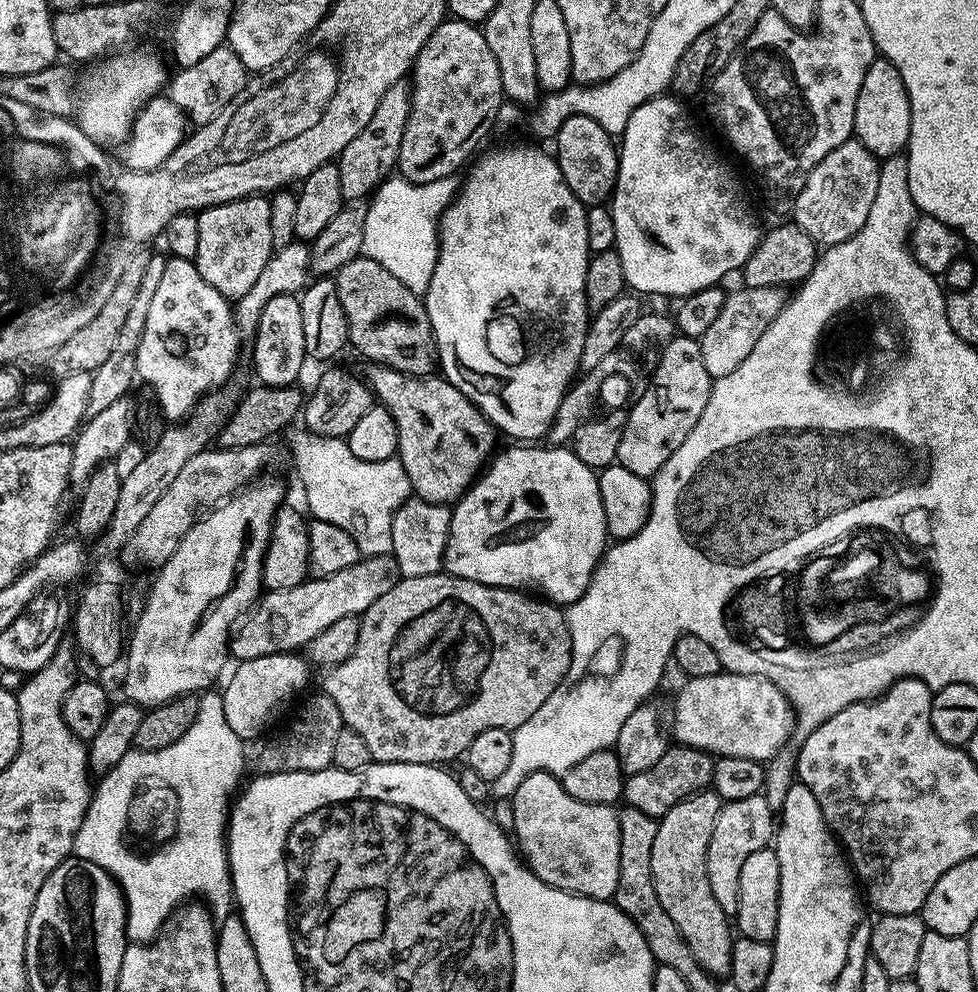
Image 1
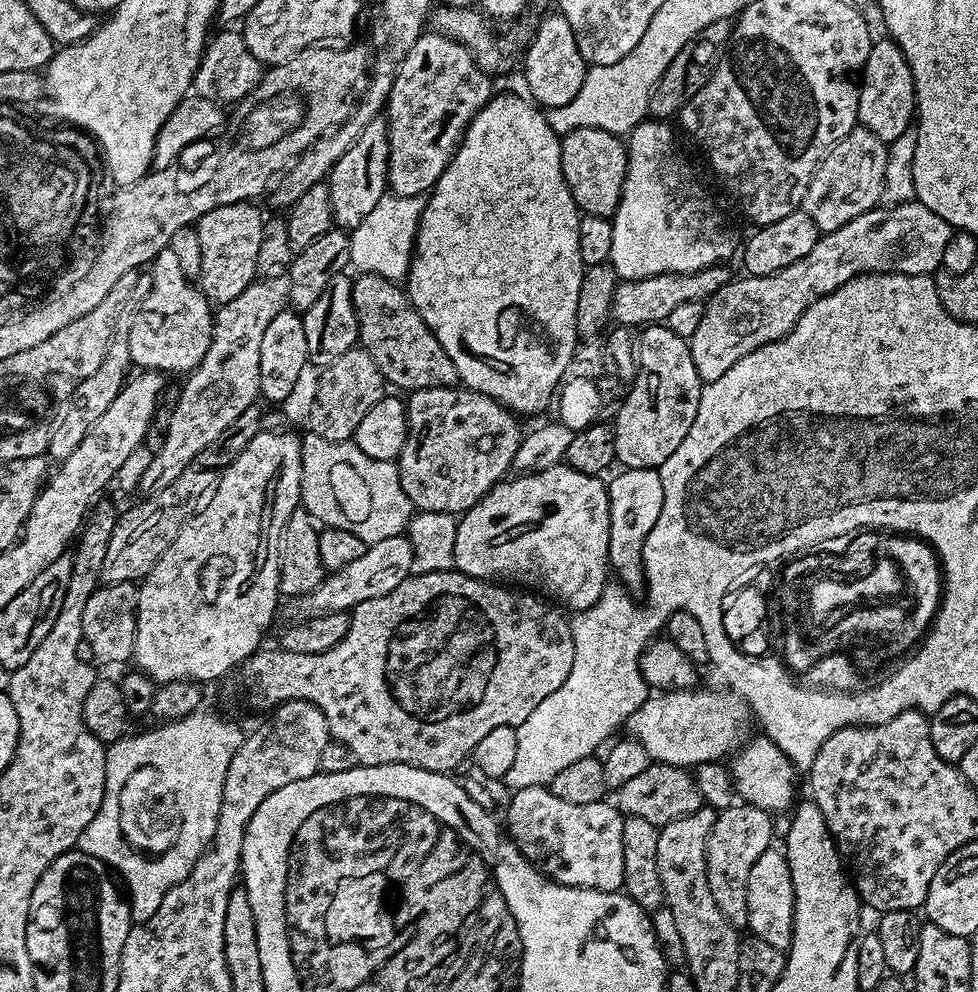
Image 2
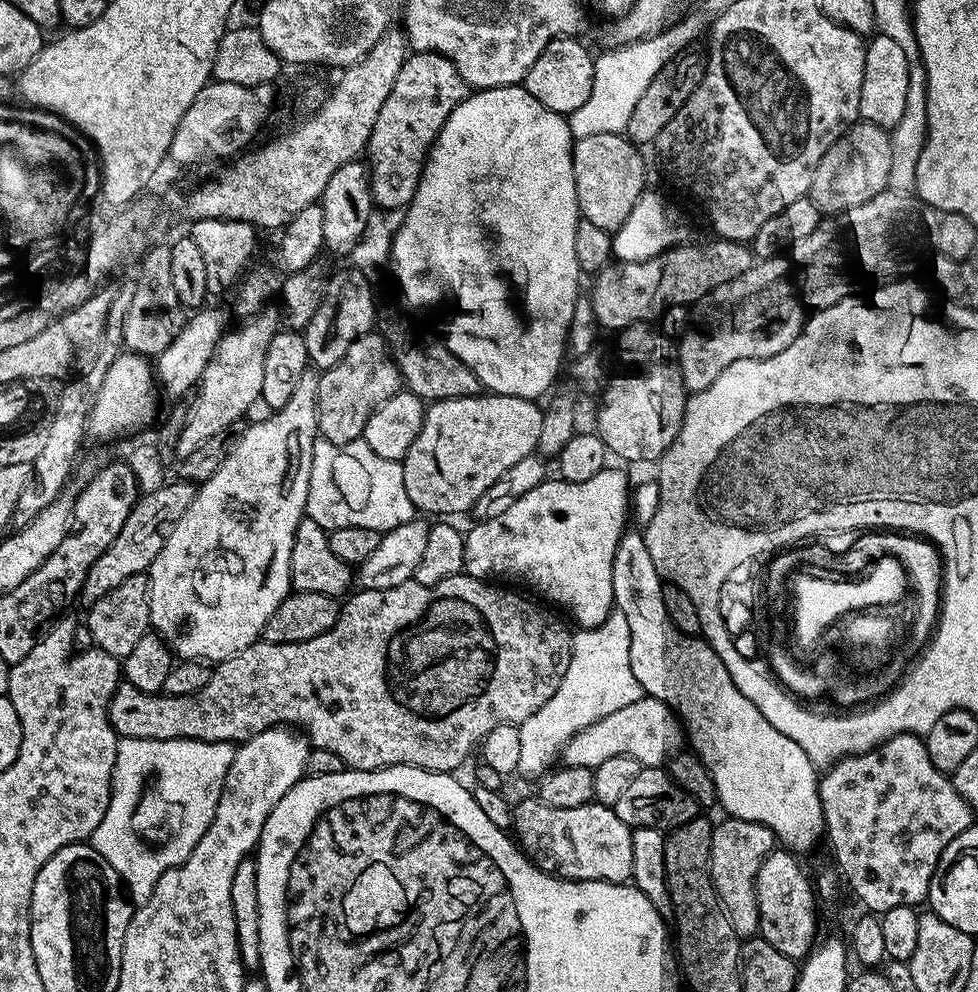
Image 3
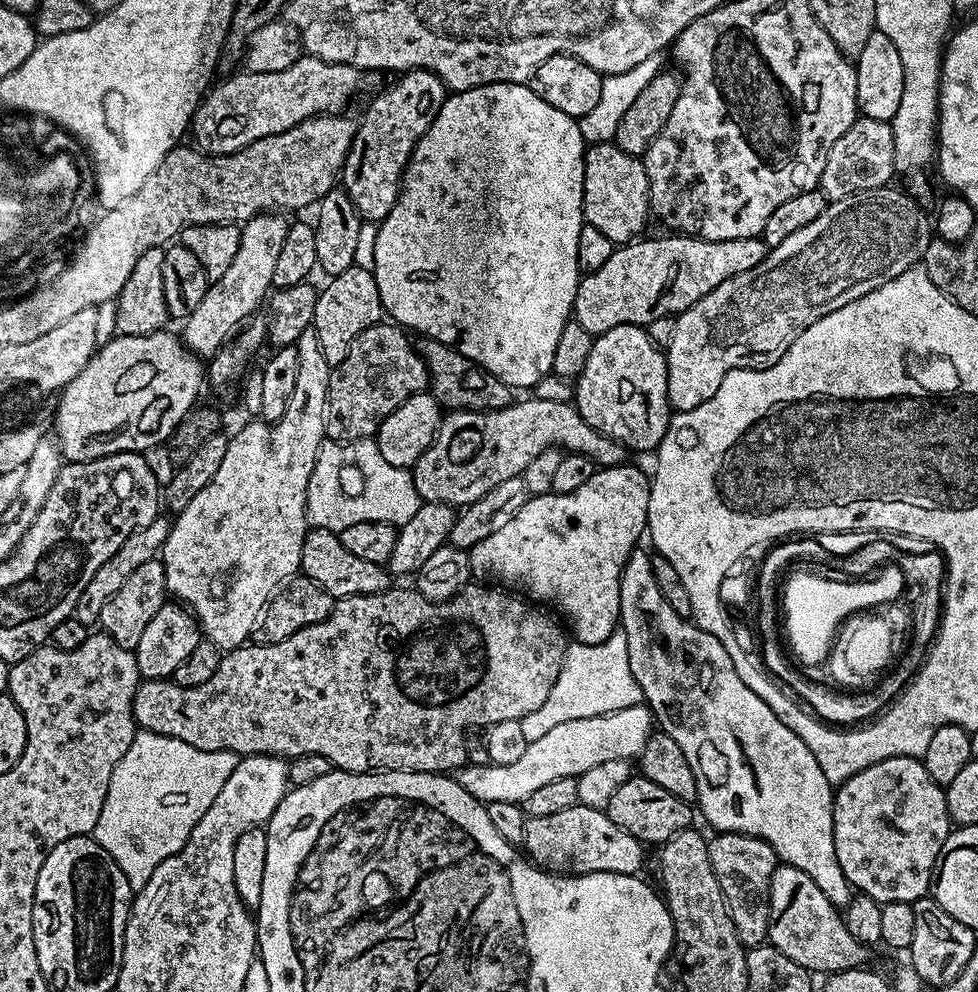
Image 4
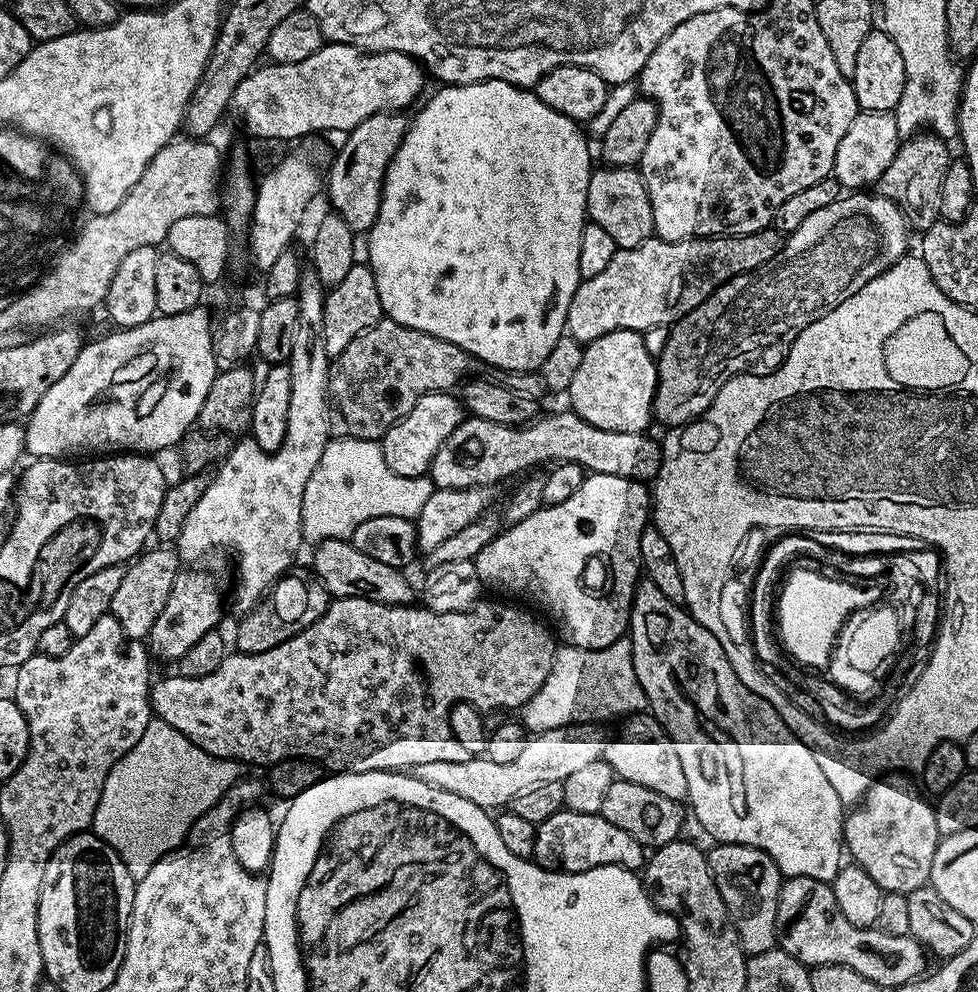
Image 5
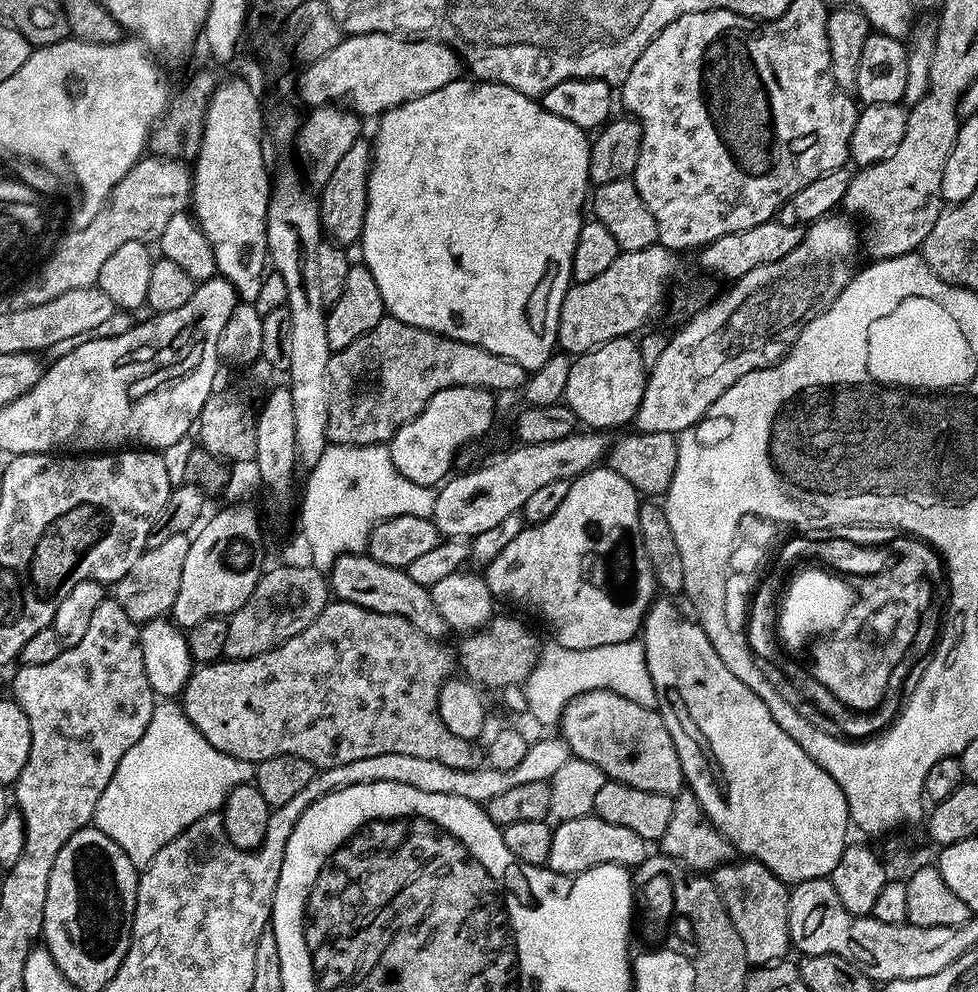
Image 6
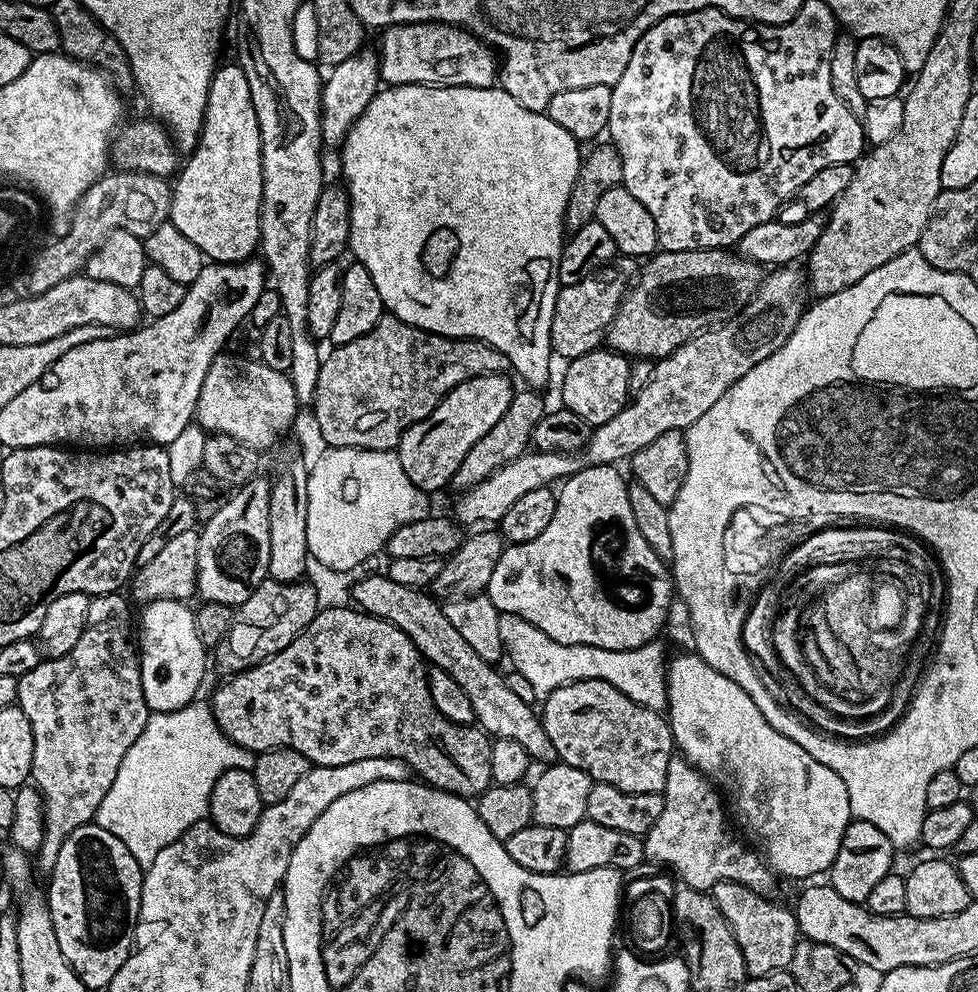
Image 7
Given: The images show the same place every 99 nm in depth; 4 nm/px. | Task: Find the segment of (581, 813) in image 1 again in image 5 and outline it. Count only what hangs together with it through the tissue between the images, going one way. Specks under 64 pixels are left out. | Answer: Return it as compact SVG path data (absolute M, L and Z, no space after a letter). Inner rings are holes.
M561 810L558 814L550 814L546 822L536 825L531 859L539 868L546 868L549 872L585 872L611 864L619 868L640 870L646 863L646 849L637 840L630 838L626 830L606 822L606 818L598 814Z

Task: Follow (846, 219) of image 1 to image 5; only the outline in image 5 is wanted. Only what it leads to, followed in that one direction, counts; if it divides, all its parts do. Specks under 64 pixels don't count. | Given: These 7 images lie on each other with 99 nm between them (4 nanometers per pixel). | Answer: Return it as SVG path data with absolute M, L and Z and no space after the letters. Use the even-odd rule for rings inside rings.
M857 111L854 122L850 122L850 130L846 130L846 134L842 134L842 142L838 142L838 154L834 154L832 176L841 189L871 189L879 185L882 174L886 174L886 166L894 162L901 143L895 112Z

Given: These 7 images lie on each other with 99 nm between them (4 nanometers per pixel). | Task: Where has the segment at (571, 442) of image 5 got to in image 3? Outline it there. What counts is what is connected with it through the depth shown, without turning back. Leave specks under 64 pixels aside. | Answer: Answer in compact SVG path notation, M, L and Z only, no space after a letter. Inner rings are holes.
M481 394L479 396L471 396L470 398L450 398L449 400L433 400L424 409L424 421L422 422L422 430L418 430L418 438L414 438L414 442L410 445L410 450L406 450L403 458L404 481L406 482L406 494L410 494L410 502L421 513L433 512L436 518L452 518L455 512L467 513L478 502L478 498L482 498L482 494L486 494L486 490L498 482L499 478L510 466L517 463L527 456L533 455L537 451L536 443L539 438L539 428L542 408L535 400L527 400L526 398L514 398L513 396L498 396L495 394Z

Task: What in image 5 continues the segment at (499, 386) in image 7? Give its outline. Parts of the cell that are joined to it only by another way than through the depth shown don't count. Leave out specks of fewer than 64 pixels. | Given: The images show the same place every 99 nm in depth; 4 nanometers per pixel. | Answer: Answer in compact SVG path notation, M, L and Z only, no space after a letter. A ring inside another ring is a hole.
M451 391L427 392L418 402L414 402L414 410L406 414L382 437L382 447L386 466L394 470L394 474L403 476L423 476L431 469L434 454L438 454L438 446L454 434L454 430L466 419L466 409L459 397Z

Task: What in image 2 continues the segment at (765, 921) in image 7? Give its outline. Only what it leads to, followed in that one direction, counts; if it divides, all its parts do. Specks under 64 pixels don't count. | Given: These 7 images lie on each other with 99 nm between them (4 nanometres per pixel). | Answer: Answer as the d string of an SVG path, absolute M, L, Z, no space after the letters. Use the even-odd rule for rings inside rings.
M733 802L729 808L721 808L716 813L716 821L706 842L706 878L710 882L710 894L714 894L714 902L718 902L718 910L722 910L722 918L726 918L731 928L744 930L748 927L746 882L750 882L750 869L753 868L754 862L758 862L759 856L766 854L766 850L773 847L772 820L773 813L743 802Z

